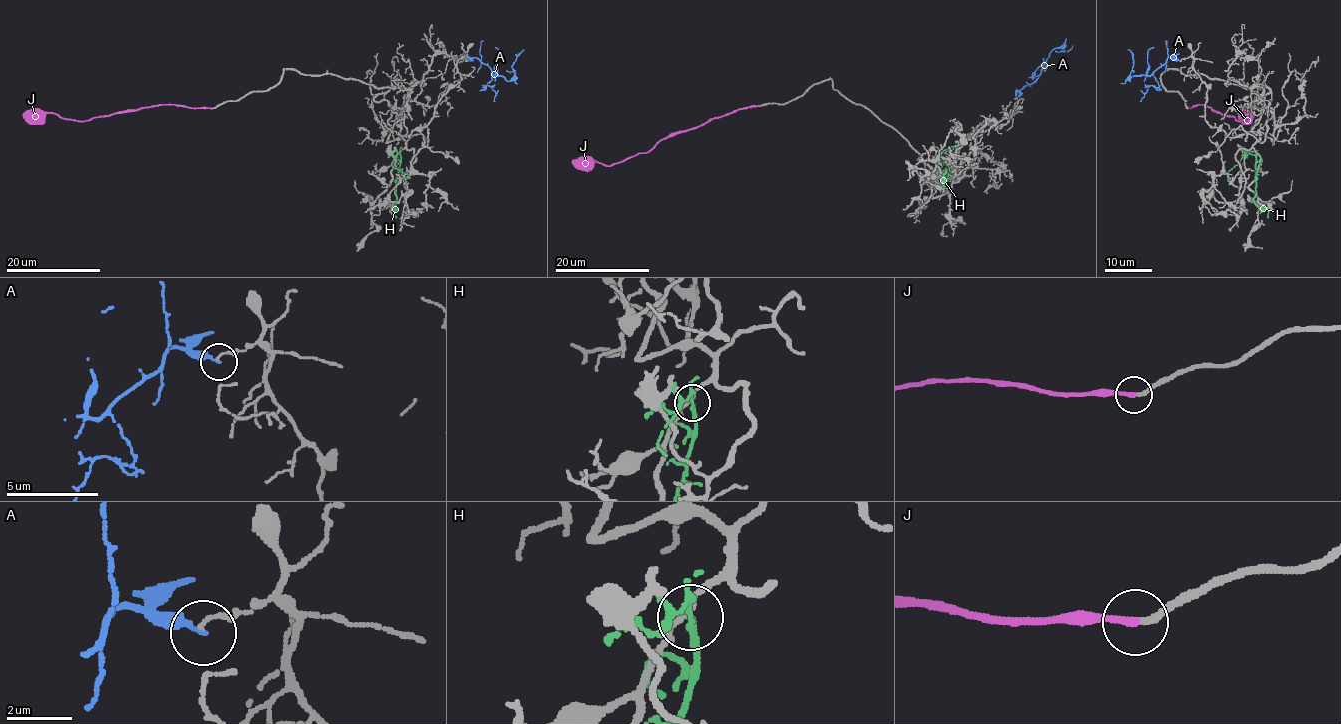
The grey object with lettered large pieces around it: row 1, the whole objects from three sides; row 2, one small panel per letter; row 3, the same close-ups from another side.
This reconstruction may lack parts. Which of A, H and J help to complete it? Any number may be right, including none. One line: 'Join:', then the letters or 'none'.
Join: J

